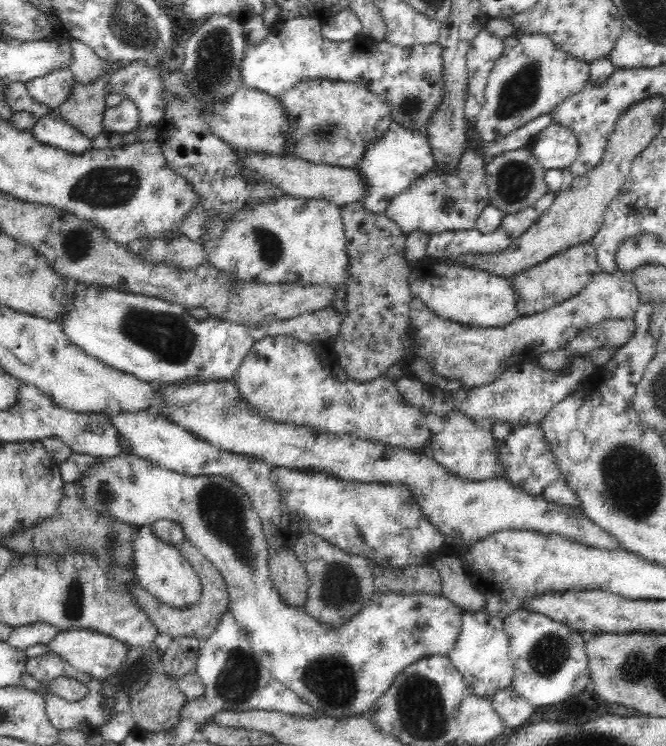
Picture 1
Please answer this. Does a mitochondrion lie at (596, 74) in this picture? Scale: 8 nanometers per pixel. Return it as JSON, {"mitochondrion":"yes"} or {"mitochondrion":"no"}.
{"mitochondrion":"no"}

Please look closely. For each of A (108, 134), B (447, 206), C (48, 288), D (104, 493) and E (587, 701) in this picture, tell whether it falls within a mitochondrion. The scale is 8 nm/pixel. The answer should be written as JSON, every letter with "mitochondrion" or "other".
{"A":"other","B":"mitochondrion","C":"other","D":"mitochondrion","E":"other"}

